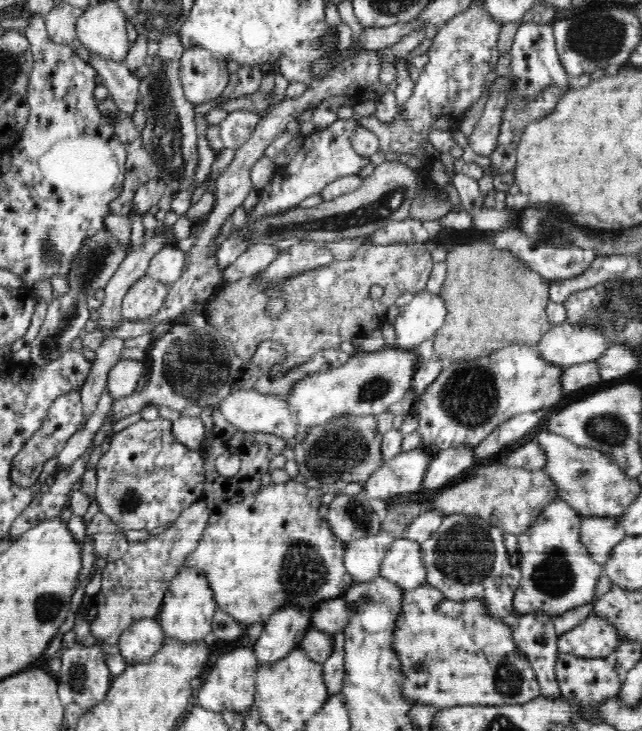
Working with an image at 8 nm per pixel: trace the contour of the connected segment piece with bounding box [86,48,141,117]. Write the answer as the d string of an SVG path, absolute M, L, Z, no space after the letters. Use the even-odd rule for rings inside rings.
M87 48L86 51L88 51L88 55L90 55L90 64L92 64L93 68L98 72L101 82L108 89L109 96L114 98L114 101L118 103L120 109L126 111L127 115L132 117L134 112L136 112L136 106L138 106L138 98L141 97L139 93L140 82L136 80L136 77L132 77L132 73L130 73L129 68L124 63L104 60L93 54L93 52L89 52Z

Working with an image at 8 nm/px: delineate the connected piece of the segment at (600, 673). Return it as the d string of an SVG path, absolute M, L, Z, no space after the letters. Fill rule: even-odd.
M559 652L555 677L560 690L562 690L563 698L578 701L584 707L593 707L599 702L616 697L623 685L623 676L618 674L613 658L592 660Z

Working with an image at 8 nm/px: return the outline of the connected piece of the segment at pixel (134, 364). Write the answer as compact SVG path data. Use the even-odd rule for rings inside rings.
M121 358L116 363L116 365L110 370L107 379L107 387L113 399L112 406L114 406L114 402L119 401L123 397L126 397L127 395L131 395L132 393L135 392L138 381L140 377L143 375L143 372L144 372L143 361Z

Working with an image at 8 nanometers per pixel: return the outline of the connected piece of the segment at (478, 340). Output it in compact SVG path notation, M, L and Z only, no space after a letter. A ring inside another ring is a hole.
M487 241L458 245L447 252L447 271L444 284L438 291L447 305L444 324L433 337L436 357L446 363L480 358L505 346L526 343L536 347L551 327L547 317L550 302L550 281L538 274L518 255L507 249L496 249Z

